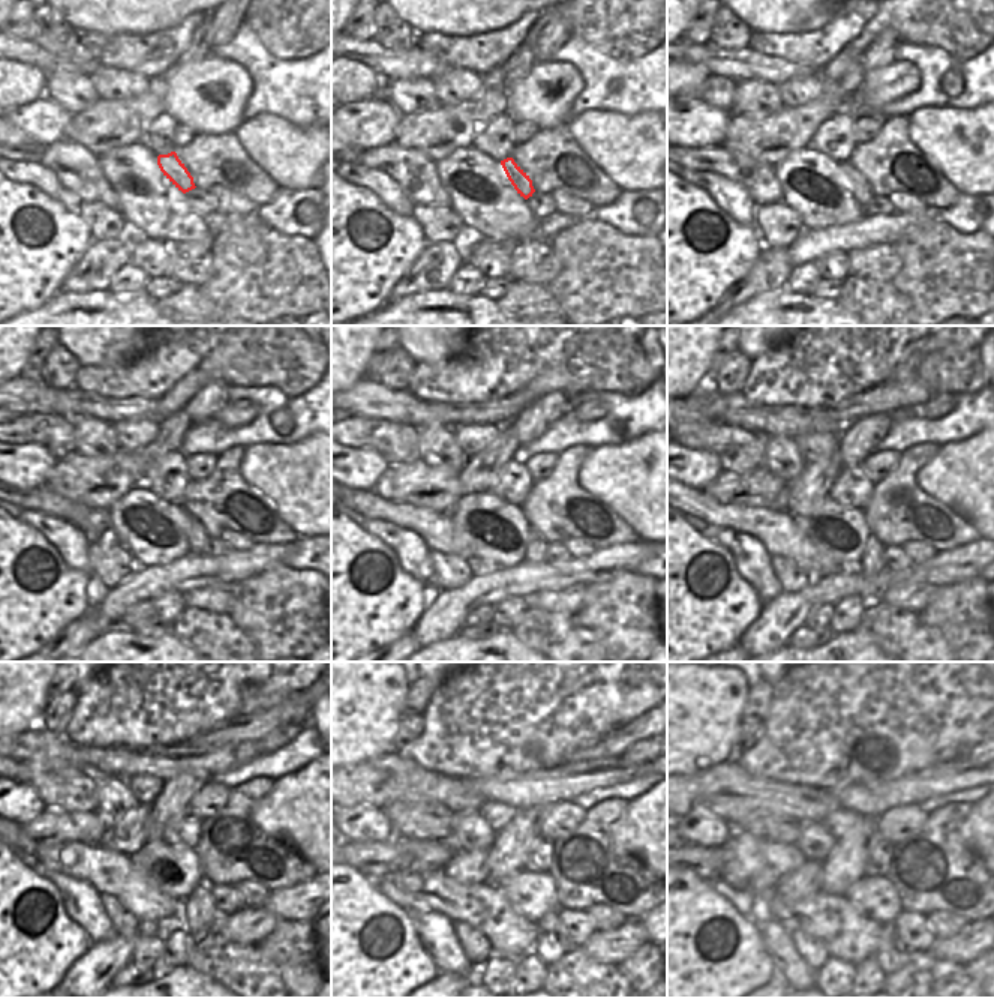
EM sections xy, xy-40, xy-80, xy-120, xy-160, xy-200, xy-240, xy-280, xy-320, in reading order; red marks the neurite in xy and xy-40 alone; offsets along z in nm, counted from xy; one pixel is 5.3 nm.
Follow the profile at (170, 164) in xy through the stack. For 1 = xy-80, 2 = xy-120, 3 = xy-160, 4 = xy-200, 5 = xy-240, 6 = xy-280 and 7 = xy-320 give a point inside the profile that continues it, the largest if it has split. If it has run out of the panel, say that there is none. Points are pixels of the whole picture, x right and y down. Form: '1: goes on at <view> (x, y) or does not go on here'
1: goes on at xy-80 (859, 186)
2: goes on at xy-120 (197, 538)
3: goes on at xy-160 (537, 547)
4: goes on at xy-200 (871, 562)
5: goes on at xy-240 (201, 916)
6: goes on at xy-280 (552, 944)
7: goes on at xy-320 (891, 959)

